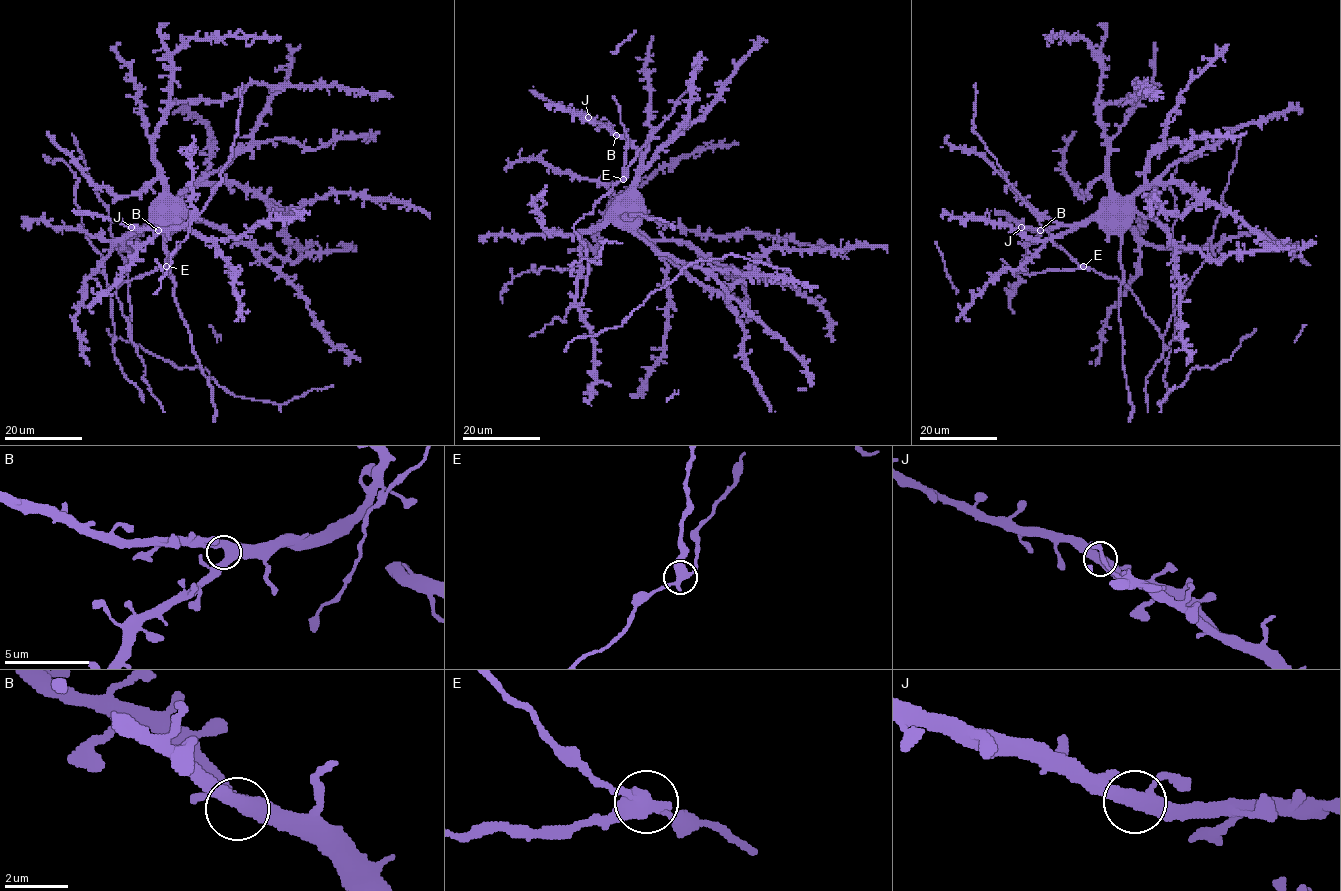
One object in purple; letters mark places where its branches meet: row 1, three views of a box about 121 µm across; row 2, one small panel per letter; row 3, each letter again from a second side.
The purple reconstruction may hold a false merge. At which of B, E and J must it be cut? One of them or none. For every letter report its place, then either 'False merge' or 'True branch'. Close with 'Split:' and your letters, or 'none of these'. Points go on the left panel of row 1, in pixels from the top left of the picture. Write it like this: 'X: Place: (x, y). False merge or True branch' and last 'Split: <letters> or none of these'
B: Place: (158, 230). True branch
E: Place: (166, 266). False merge
J: Place: (131, 227). True branch
Split: E

